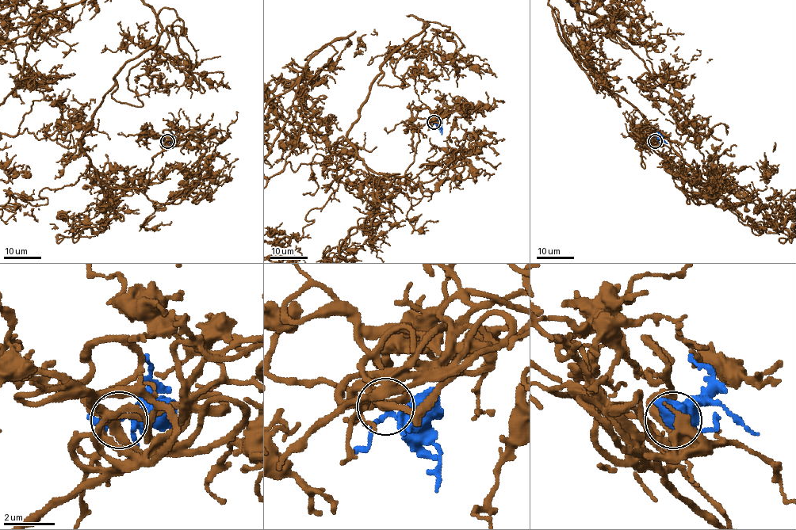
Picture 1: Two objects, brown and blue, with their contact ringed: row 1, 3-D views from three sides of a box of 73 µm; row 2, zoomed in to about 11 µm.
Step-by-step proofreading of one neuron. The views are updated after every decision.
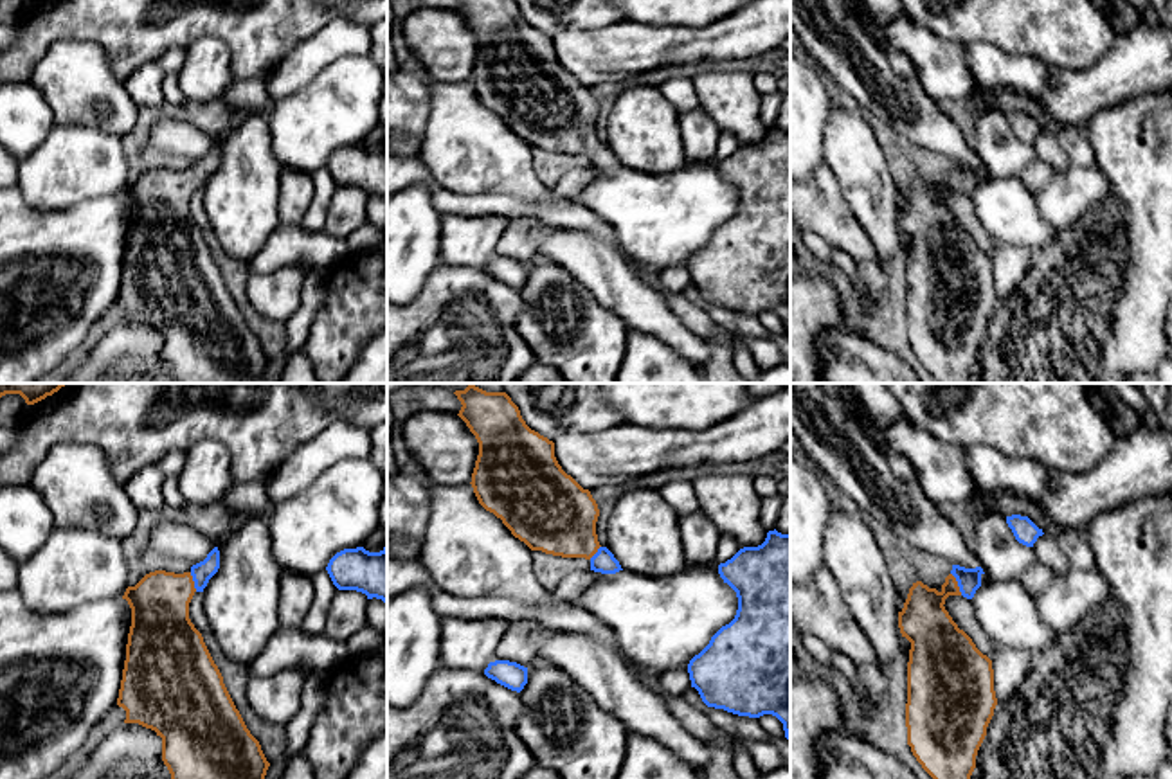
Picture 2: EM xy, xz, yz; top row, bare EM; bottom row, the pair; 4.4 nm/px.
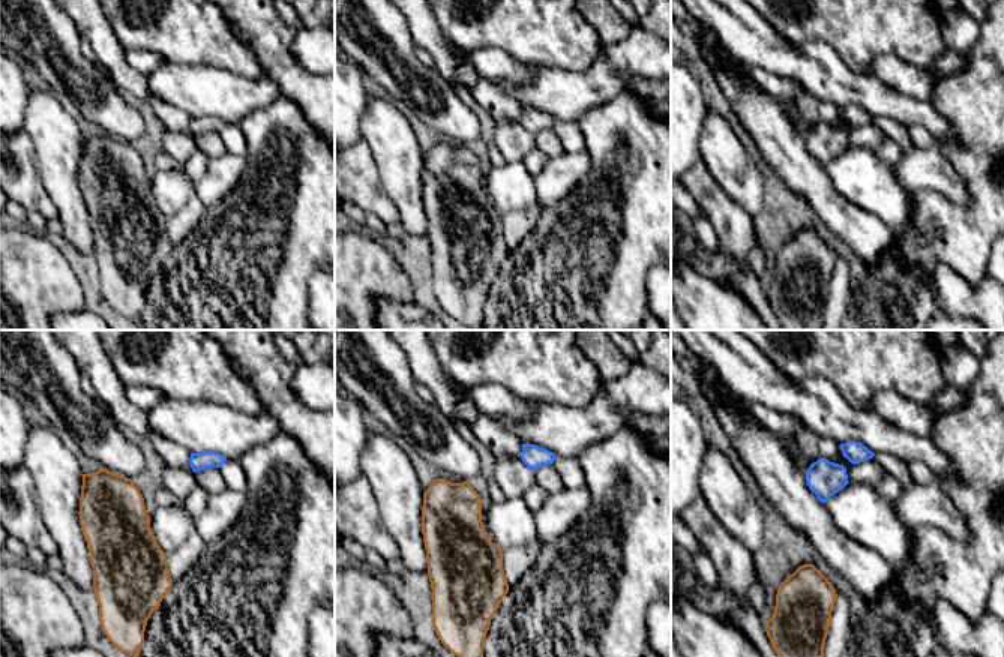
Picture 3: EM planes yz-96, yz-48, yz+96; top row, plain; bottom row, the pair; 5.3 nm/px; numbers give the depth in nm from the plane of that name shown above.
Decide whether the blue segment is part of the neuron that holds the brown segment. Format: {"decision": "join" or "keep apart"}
{"decision": "join"}

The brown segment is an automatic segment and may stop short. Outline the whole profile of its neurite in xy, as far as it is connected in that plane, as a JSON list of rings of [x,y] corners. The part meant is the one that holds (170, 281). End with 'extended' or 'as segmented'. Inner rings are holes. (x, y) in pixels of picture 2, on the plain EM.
[[[214,144],[189,169],[155,167],[126,185],[122,196],[131,205],[131,223],[117,302],[126,308],[124,320],[139,320],[162,335],[162,358],[178,383],[266,383],[270,360],[189,216],[193,193],[203,189],[218,166],[220,148]]]; extended

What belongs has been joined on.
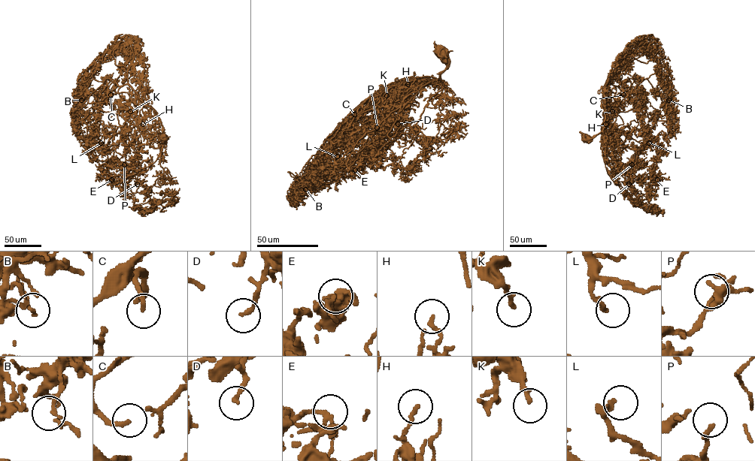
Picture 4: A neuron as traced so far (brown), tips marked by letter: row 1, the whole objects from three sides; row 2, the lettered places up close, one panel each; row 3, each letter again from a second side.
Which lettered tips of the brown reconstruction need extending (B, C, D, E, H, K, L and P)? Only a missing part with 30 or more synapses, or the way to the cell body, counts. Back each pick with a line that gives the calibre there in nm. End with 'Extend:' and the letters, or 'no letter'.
Extend: no letter

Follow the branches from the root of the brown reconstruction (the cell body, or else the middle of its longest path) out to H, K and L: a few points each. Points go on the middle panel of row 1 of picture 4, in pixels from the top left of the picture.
H: (441, 52), (440, 58), (446, 69), (437, 81), (426, 79), (407, 84)
K: (441, 52), (446, 69), (437, 81), (426, 78), (407, 81), (389, 88), (385, 91), (386, 95)
L: (441, 52), (446, 69), (439, 79), (392, 85), (370, 100), (332, 144), (337, 156)

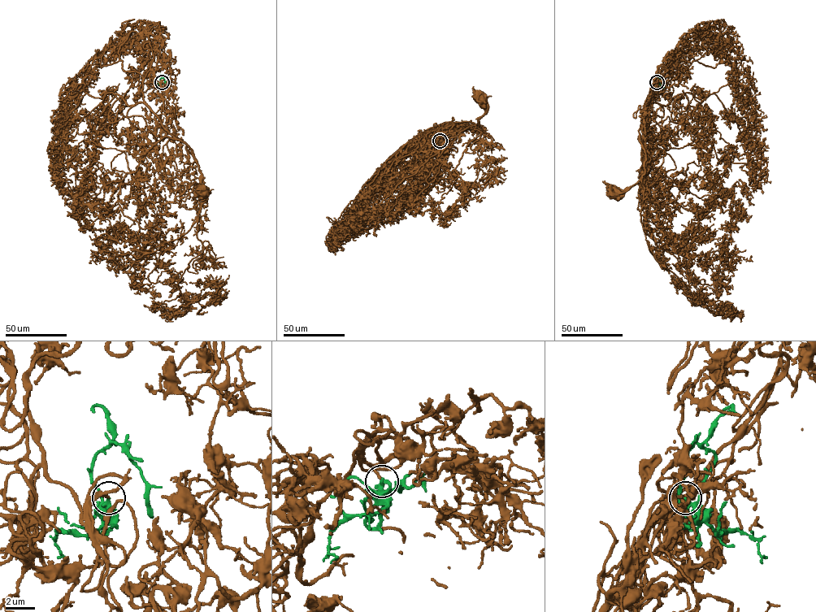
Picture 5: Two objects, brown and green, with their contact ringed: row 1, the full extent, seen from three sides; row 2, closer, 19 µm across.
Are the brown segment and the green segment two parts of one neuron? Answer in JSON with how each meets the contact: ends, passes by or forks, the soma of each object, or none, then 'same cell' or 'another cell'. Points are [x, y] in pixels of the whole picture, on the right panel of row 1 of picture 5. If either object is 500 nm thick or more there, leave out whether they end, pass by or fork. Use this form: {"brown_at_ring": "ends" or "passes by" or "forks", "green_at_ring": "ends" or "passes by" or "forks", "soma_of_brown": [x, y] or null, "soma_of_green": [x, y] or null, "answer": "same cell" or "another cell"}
{"brown_at_ring": "ends", "green_at_ring": "ends", "soma_of_brown": [613, 194], "soma_of_green": null, "answer": "same cell"}

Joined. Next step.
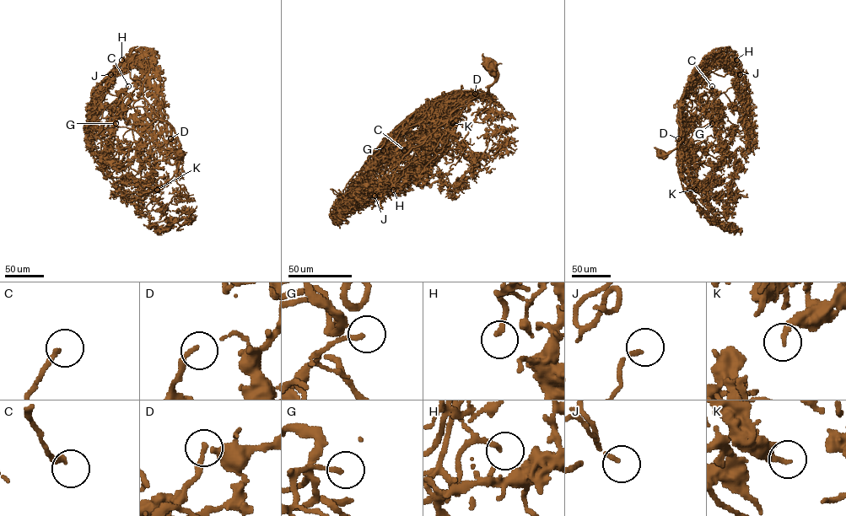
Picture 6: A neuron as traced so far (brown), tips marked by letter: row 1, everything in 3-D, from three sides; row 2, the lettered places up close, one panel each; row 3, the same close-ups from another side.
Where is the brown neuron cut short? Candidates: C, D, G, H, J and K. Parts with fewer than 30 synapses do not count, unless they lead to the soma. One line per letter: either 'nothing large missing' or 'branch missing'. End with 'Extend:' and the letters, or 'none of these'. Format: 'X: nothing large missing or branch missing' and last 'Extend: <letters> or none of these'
C: nothing large missing
D: nothing large missing
G: branch missing
H: branch missing
J: branch missing
K: nothing large missing
Extend: G, H, J

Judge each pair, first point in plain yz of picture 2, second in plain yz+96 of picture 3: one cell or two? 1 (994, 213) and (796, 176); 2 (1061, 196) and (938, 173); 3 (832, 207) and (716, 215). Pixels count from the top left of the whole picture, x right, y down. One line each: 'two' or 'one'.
1: two
2: one
3: one

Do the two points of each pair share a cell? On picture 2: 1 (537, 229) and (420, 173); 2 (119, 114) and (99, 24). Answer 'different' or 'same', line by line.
1: different
2: different

